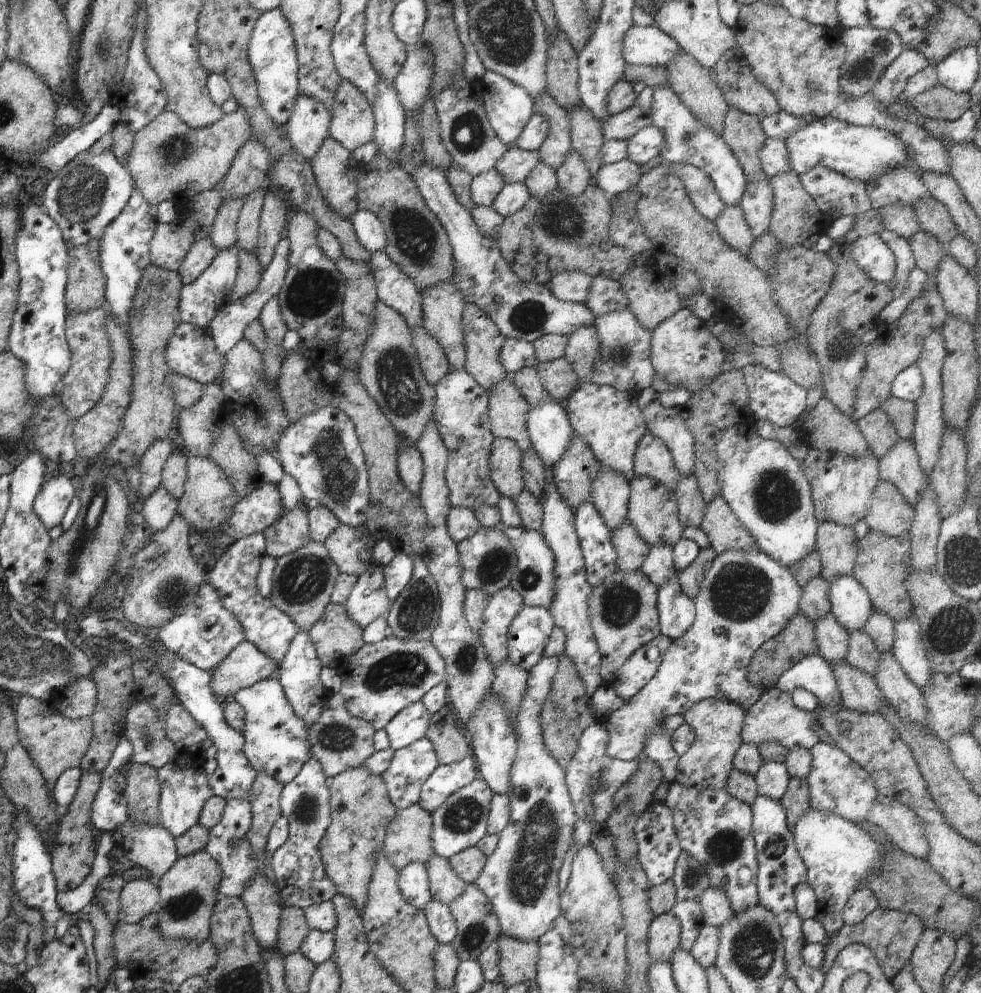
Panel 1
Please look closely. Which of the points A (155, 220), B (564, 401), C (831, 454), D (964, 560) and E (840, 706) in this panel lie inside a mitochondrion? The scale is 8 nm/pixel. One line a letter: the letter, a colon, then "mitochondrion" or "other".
A: other
B: other
C: other
D: mitochondrion
E: other

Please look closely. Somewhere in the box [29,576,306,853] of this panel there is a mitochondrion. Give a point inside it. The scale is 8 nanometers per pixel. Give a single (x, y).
(142, 723)

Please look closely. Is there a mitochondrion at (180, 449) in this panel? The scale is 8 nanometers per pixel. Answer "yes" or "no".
no

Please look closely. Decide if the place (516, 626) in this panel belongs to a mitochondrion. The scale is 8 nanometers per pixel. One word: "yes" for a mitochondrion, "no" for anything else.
no

